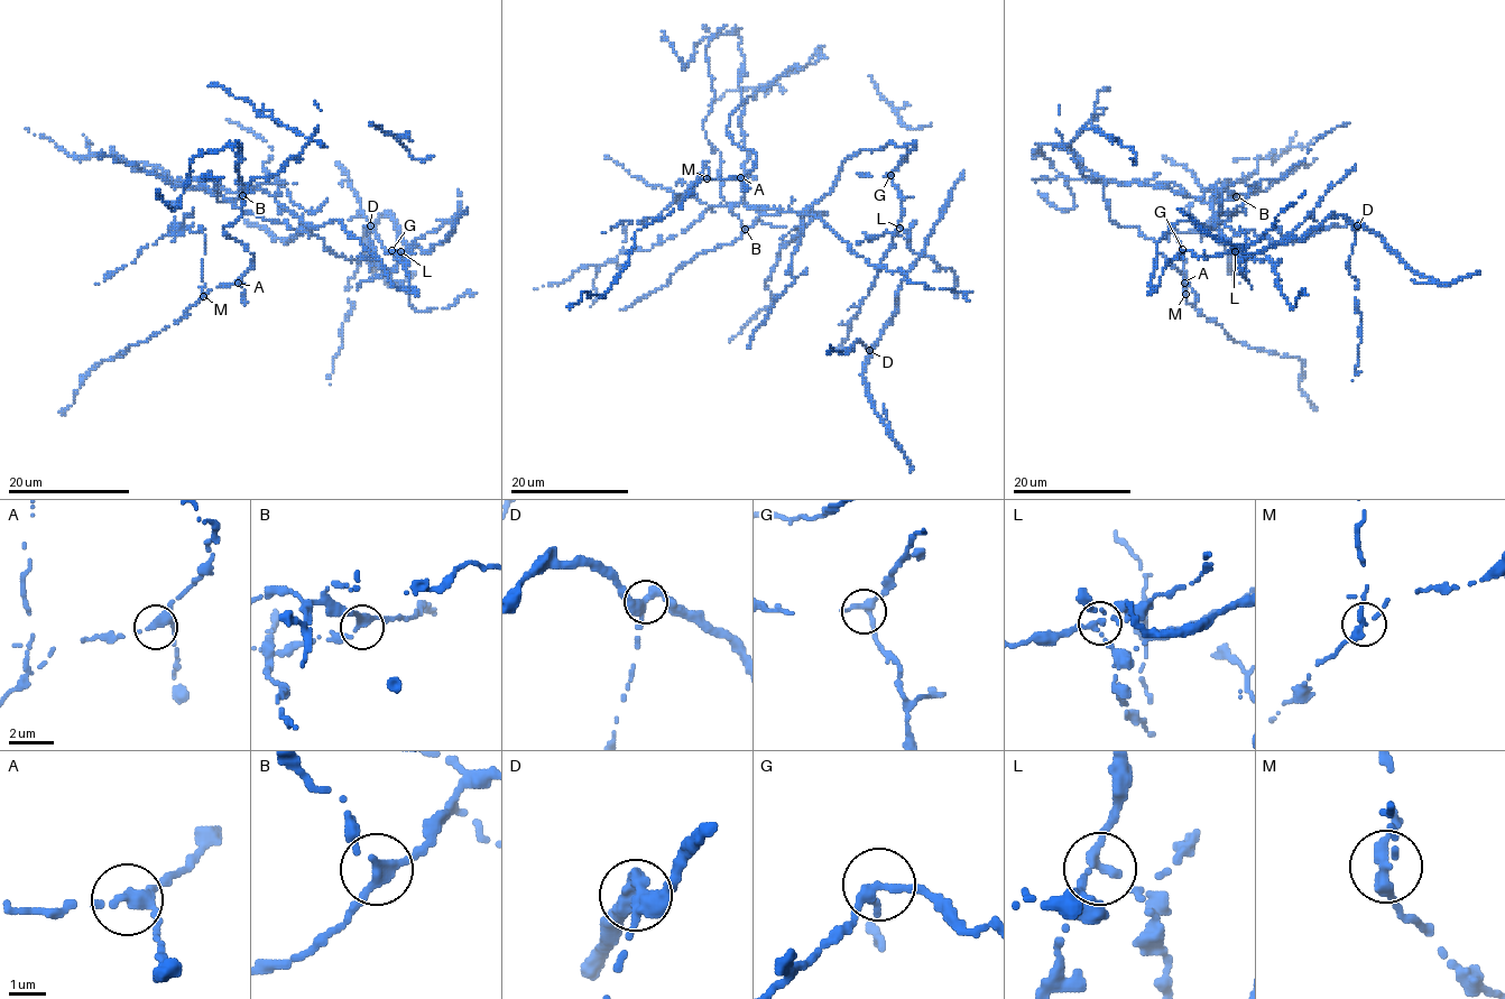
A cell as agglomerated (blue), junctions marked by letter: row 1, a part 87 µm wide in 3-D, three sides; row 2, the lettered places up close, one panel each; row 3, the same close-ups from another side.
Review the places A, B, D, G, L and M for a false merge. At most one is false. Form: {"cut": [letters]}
{"cut": ["M"]}

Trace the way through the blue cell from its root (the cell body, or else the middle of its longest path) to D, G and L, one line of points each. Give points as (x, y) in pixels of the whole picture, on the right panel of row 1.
D: (1219, 211), (1212, 228), (1176, 221), (1157, 241), (1150, 294), (1182, 249), (1276, 247), (1339, 215), (1357, 225)
G: (1219, 211), (1219, 221), (1212, 228), (1176, 221), (1157, 241), (1150, 294), (1161, 283), (1162, 270), (1182, 249)
L: (1219, 211), (1212, 228), (1176, 221), (1157, 241), (1150, 294), (1182, 249), (1205, 258), (1235, 251)

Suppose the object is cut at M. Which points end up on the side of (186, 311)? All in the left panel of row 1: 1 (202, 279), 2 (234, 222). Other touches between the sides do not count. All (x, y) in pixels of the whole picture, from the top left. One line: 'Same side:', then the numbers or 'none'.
Same side: 2

